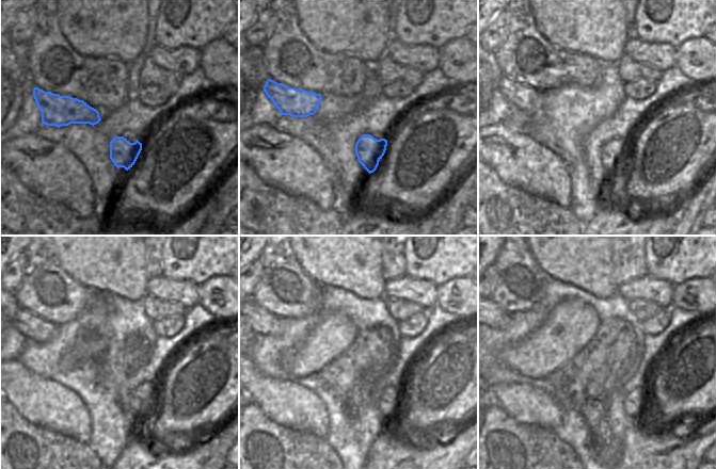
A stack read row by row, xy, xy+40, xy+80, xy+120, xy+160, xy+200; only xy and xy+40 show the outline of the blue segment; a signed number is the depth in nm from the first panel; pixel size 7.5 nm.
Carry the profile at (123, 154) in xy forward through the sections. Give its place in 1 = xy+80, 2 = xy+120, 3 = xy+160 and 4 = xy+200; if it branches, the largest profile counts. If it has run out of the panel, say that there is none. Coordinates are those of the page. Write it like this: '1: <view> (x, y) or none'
1: xy+80 (616, 156)
2: xy+120 (146, 397)
3: xy+160 (392, 400)
4: xy+200 (637, 404)

